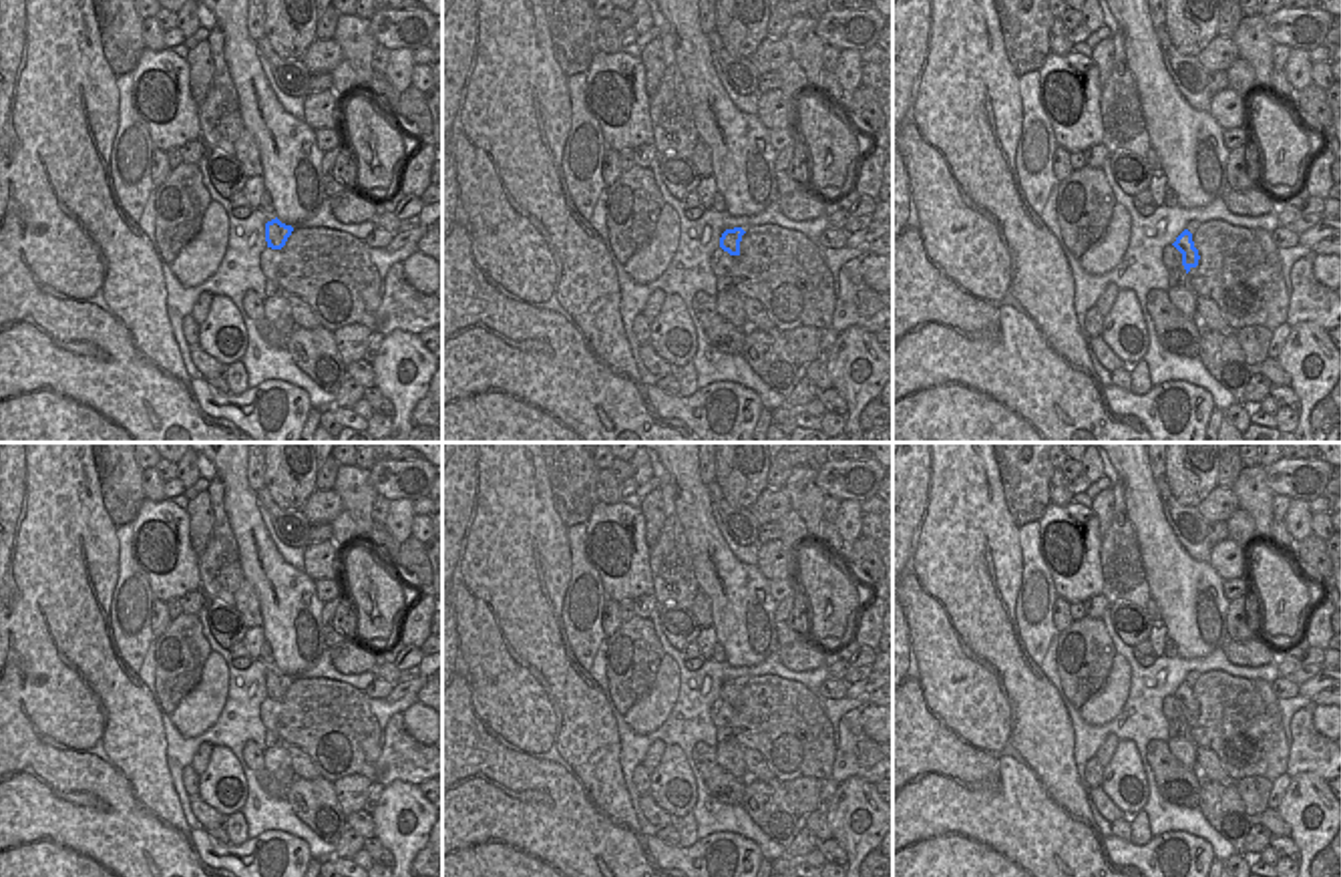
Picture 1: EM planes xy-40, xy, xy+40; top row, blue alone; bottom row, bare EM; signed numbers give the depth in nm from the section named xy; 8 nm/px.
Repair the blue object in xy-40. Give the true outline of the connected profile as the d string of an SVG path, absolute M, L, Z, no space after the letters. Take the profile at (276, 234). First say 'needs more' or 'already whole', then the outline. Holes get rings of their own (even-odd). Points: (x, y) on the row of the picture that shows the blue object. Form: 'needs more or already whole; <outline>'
already whole; M277 217L265 223L265 241L271 249L281 249L292 235L294 227L281 223Z

